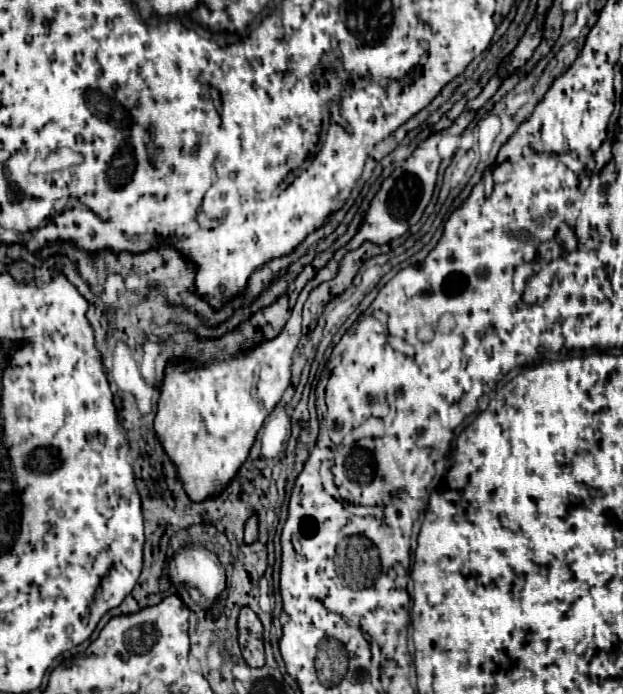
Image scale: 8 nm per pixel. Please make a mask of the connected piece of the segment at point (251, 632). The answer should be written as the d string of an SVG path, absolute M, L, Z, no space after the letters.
M242 607L238 617L240 631L240 649L242 657L250 667L264 667L264 639L262 639L262 623L258 615L250 607Z

